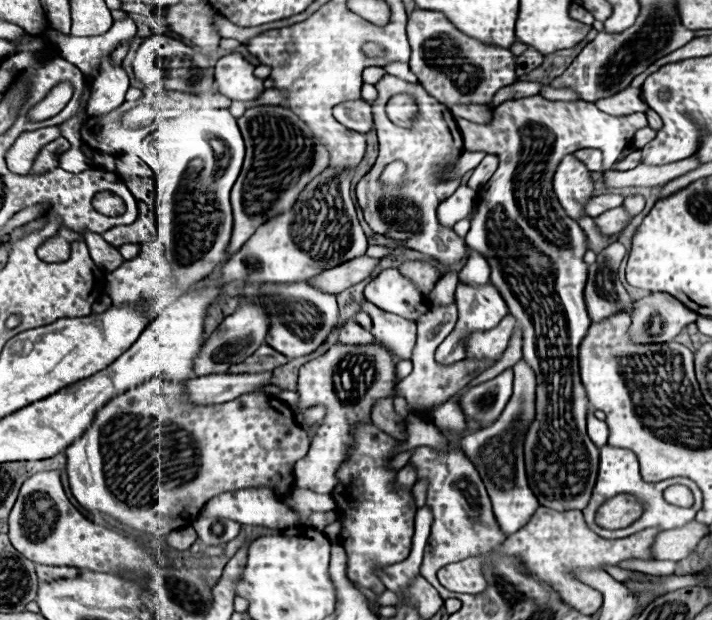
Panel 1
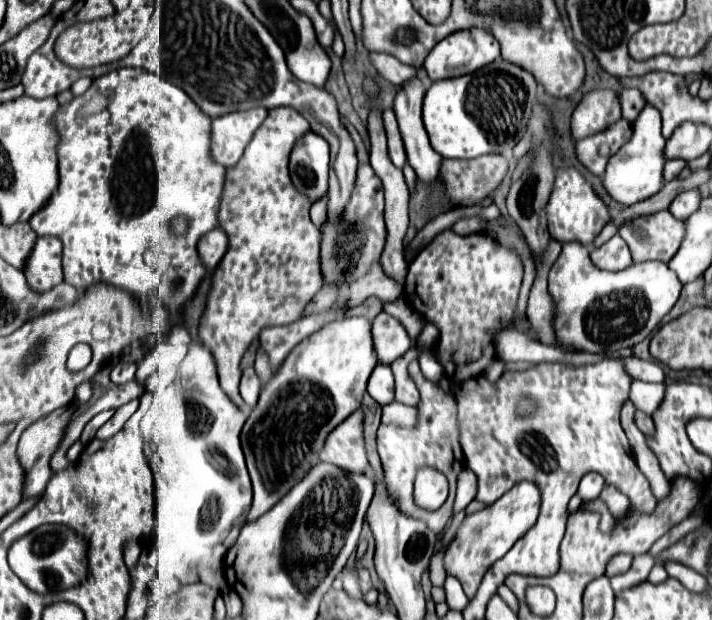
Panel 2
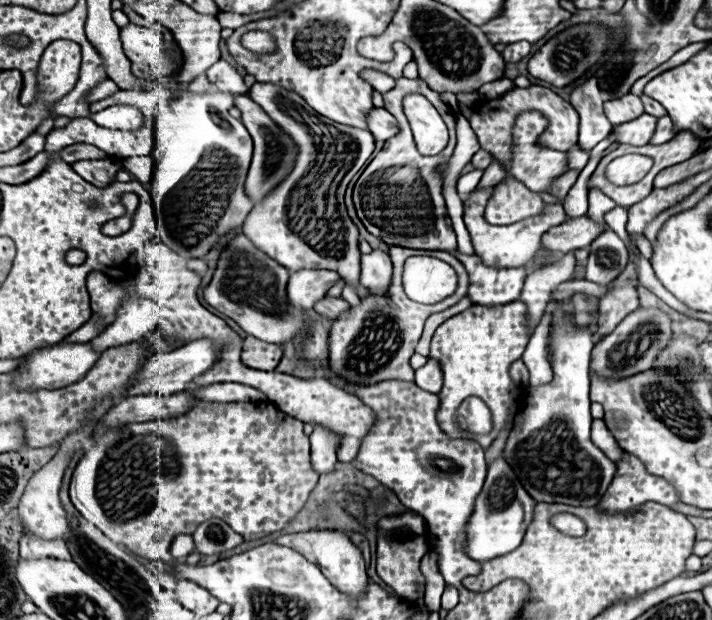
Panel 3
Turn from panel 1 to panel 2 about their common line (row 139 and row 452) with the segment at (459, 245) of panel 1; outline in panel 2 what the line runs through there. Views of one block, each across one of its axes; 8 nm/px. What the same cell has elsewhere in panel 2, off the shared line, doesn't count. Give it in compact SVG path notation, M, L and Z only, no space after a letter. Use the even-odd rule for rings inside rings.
M416 360L410 364L408 372L410 372L410 378L414 380L414 384L420 390L420 404L418 406L426 406L426 418L422 418L416 428L398 428L398 426L390 426L390 424L388 426L380 424L380 428L378 428L378 454L380 454L380 460L382 460L384 478L390 486L390 492L394 494L396 504L402 508L402 512L406 516L412 516L412 518L422 516L422 508L418 508L412 500L412 484L414 484L416 468L432 466L448 478L450 496L444 502L444 506L440 506L436 512L426 510L426 526L434 534L440 534L442 528L446 526L446 522L452 516L456 476L464 468L464 454L462 454L460 444L458 444L458 428L456 428L456 400L454 400L452 394L442 392L438 388L438 384L432 384L430 380L426 380L424 374L420 372L420 366L418 366Z

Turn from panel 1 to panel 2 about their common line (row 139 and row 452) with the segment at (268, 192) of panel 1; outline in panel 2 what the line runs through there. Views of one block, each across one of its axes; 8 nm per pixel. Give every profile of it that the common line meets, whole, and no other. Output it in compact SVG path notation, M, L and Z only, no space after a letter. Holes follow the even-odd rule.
M346 316L334 320L332 324L326 324L320 332L314 332L312 336L304 338L292 350L288 360L280 366L280 372L276 372L268 386L262 390L260 400L240 434L248 474L254 488L254 500L246 522L256 520L264 512L268 512L300 478L304 478L308 468L318 462L318 452L324 446L328 432L332 432L332 428L336 428L344 418L348 418L354 410L360 408L368 378L376 364L378 356L372 342L372 322L368 318L358 316Z

